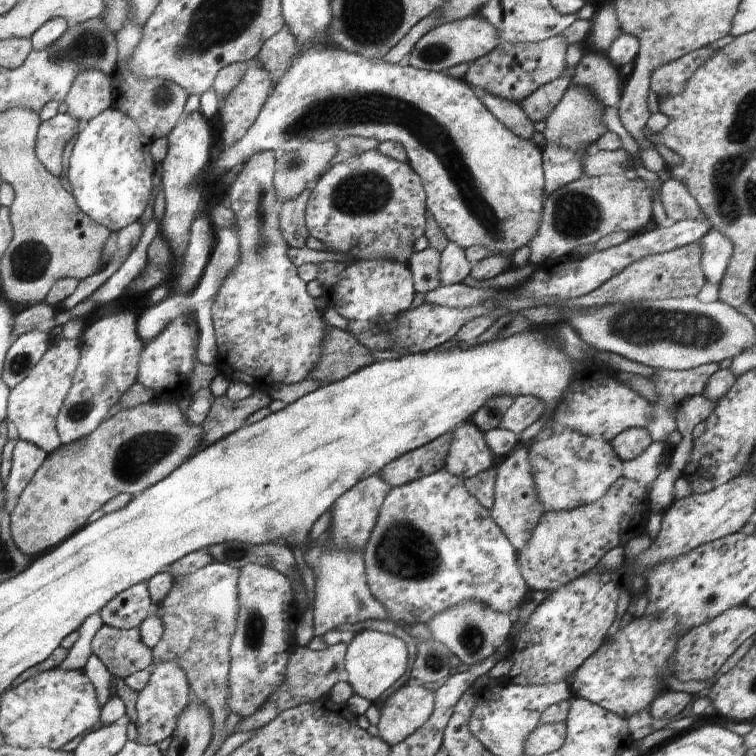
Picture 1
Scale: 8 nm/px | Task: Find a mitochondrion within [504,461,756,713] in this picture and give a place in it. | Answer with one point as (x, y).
(713, 597)

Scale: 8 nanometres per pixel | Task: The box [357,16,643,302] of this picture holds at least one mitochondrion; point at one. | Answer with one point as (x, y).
(577, 215)

